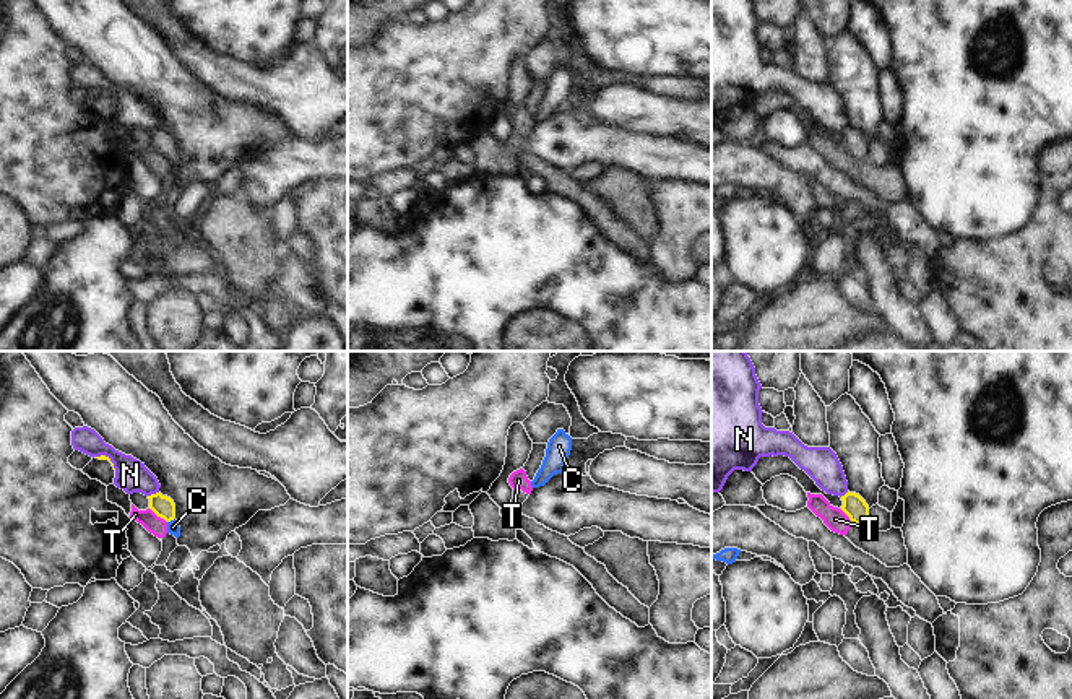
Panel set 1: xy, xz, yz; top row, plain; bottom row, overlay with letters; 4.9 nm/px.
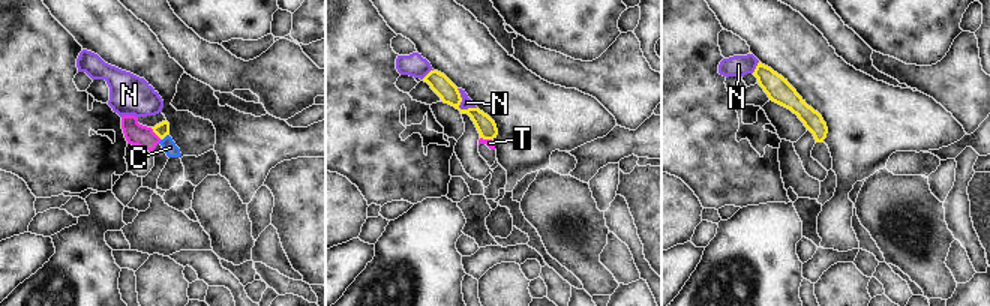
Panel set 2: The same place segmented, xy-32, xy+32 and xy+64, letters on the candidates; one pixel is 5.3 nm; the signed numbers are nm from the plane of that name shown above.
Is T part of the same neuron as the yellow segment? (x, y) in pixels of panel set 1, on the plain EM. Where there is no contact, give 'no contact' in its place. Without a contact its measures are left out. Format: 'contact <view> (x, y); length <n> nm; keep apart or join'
contact xy (158, 151); length 120 nm; keep apart

